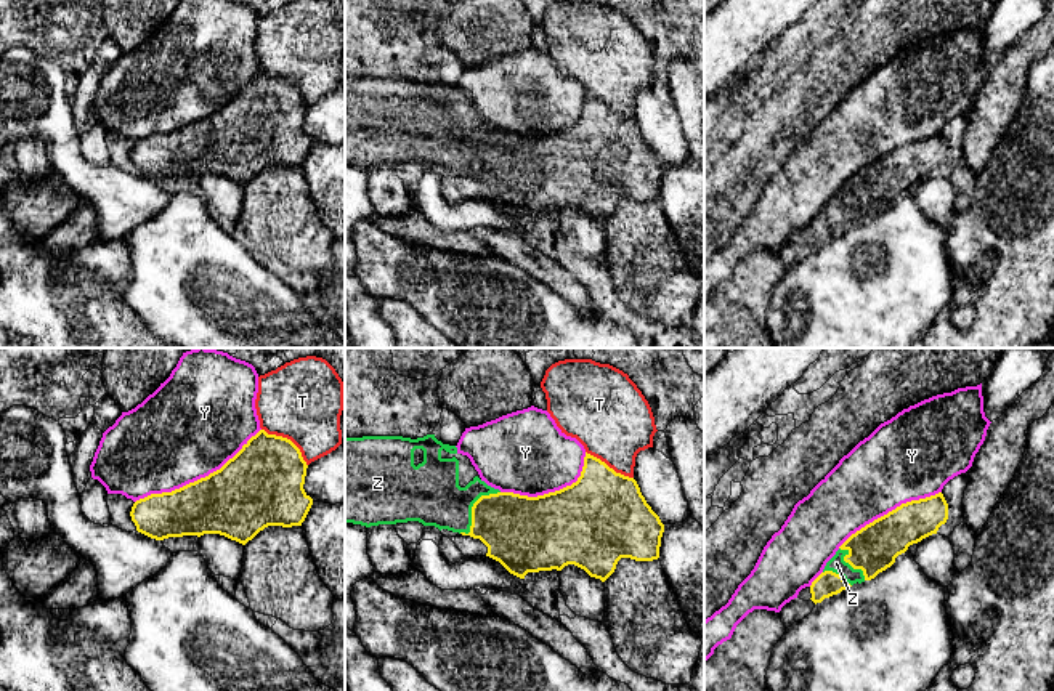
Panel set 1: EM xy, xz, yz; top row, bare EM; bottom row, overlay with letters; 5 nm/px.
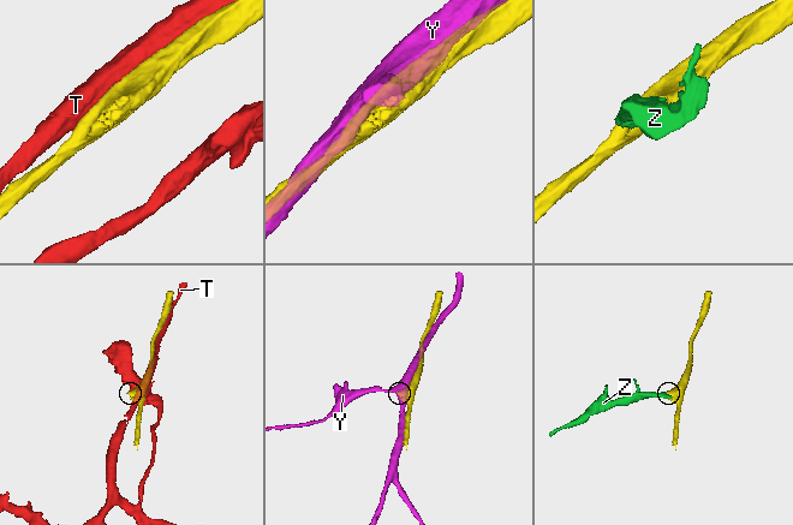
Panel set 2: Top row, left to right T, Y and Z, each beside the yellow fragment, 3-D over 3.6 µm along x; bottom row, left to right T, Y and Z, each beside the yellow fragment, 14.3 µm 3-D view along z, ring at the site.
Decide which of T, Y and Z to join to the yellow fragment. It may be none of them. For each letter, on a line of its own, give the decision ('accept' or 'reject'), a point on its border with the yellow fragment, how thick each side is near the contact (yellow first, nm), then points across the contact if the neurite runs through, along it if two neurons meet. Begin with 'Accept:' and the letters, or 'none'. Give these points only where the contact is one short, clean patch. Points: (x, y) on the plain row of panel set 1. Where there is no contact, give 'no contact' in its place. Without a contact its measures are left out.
Accept: Z
T: reject; contact xy (289, 80); calibres 400 and 400 nm
Y: reject; contact xy (198, 121); calibres 380 and 500 nm
Z: accept; contact xz (472, 151); calibres 360 and 300 nm

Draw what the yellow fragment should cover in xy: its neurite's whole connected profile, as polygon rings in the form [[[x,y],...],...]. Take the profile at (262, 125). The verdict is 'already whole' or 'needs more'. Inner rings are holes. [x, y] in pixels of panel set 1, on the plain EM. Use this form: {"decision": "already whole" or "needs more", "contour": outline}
{"decision": "already whole", "contour": [[[260,71],[220,111],[172,133],[136,141],[130,157],[138,173],[156,181],[220,175],[245,186],[268,167],[302,167],[313,146],[303,130],[306,109],[290,80]]]}

